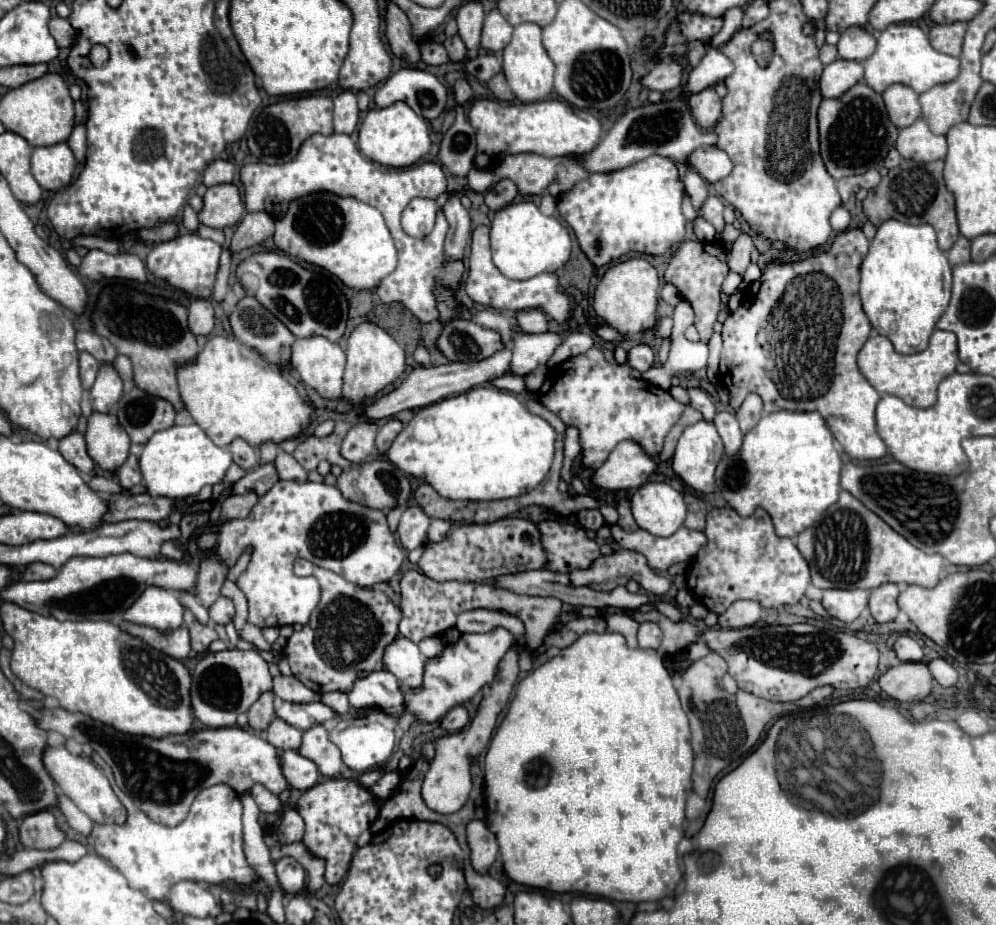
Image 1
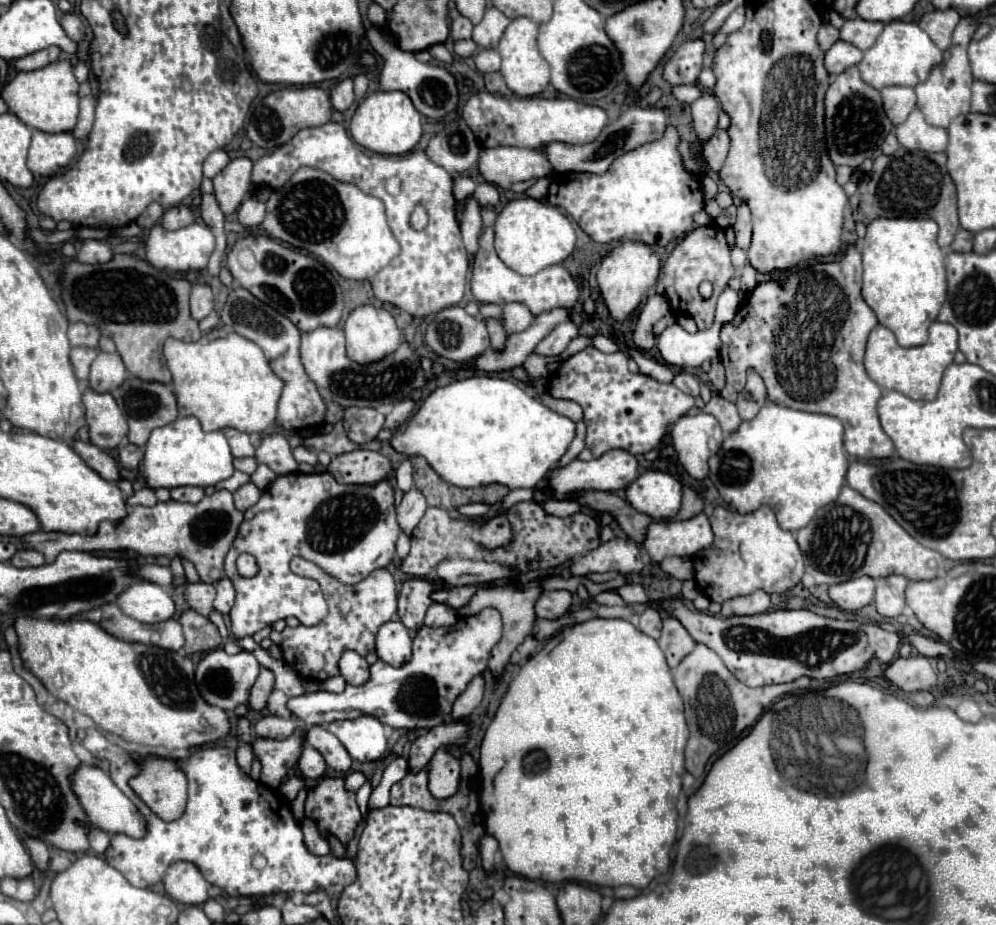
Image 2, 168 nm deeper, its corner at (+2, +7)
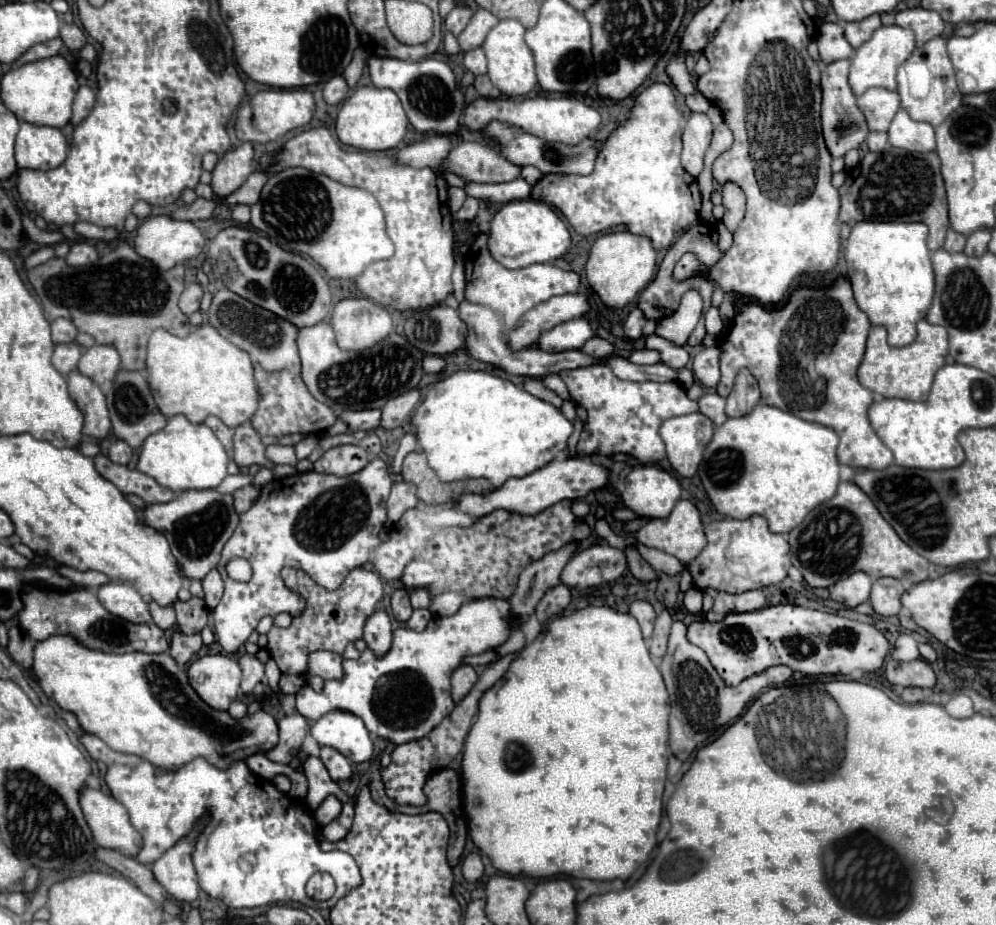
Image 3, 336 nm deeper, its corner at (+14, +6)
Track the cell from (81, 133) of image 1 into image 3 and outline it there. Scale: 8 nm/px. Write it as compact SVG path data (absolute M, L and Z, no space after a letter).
M90 87L78 89L74 105L72 105L72 123L74 125L78 125L80 121L86 119L86 115L90 115L90 111L94 107L94 99L96 99L96 93Z

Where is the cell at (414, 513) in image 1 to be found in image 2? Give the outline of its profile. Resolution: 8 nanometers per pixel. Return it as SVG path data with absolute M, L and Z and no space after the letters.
M412 488L410 492L404 494L398 510L396 510L396 516L398 516L398 524L400 528L404 530L404 534L412 534L412 530L416 528L416 524L422 520L424 512L426 512L428 504L426 504L426 498L422 496L420 490Z

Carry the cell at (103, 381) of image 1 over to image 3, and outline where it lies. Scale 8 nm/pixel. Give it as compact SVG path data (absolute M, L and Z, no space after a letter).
M92 345L78 361L78 371L98 385L112 381L120 369L120 355L112 345Z

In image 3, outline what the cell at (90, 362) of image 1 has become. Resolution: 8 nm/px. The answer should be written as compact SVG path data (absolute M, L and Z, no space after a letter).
M78 343L56 345L54 355L52 355L52 365L54 365L62 375L68 375L72 369L76 369L80 355L82 355L82 349L80 349Z

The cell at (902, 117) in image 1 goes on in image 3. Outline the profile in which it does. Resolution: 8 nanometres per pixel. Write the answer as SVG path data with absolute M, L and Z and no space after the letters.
M868 89L858 97L858 107L862 107L870 131L888 131L896 111L900 109L900 97L896 91Z

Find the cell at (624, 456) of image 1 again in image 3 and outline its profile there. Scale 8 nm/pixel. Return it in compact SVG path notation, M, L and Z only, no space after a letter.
M588 457L554 459L546 467L538 469L522 479L508 479L502 487L496 487L496 489L488 491L486 495L462 495L462 499L458 499L458 503L454 503L454 509L468 513L472 517L484 517L498 509L514 511L520 515L536 515L562 499L580 499L580 497L588 495L590 491L602 487L606 481L608 481L606 469L602 465L592 463Z

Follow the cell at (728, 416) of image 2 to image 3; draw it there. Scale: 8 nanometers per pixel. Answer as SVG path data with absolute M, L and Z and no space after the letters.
M706 391L706 395L698 401L698 405L700 405L700 413L704 413L716 427L728 419L724 413L726 399L720 397L716 391Z

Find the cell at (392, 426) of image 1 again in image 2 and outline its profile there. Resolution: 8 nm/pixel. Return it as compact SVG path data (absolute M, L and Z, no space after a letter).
M402 400L402 402L398 402L398 404L394 406L394 410L386 416L384 428L386 428L386 430L394 430L394 428L402 426L402 424L410 418L412 410L414 410L414 402L412 402L412 400Z

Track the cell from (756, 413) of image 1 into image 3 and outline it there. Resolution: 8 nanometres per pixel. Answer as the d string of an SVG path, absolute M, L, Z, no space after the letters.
M740 369L732 393L728 395L726 415L728 417L742 417L748 415L760 401L760 389L756 379L750 375L748 369Z

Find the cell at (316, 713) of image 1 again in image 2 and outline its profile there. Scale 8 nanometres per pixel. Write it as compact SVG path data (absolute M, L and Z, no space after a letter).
M484 608L476 616L464 616L458 620L454 628L428 628L422 626L418 630L418 636L414 638L414 654L408 664L402 664L400 668L394 668L382 660L376 660L370 666L370 680L362 686L346 686L342 694L332 694L332 692L312 692L312 694L302 694L296 698L288 700L288 710L306 722L308 726L314 724L328 724L334 720L348 720L348 718L358 718L358 716L374 716L382 724L388 724L392 728L434 728L442 724L452 710L454 700L466 690L466 686L486 670L490 650L498 644L498 634L502 632L502 624L498 622L498 610L496 608Z

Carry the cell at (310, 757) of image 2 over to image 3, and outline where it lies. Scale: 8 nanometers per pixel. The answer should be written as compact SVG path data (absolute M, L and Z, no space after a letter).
M308 757L302 767L304 767L304 775L308 777L306 803L310 810L318 809L320 803L328 795L336 795L338 799L346 799L346 793L338 787L336 781L332 781L332 777L328 775L324 763L318 757Z

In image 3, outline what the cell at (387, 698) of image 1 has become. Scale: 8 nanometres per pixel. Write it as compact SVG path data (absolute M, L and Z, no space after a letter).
M314 651L314 655L308 659L304 677L310 679L314 675L322 679L342 679L342 655L334 655L330 651Z

